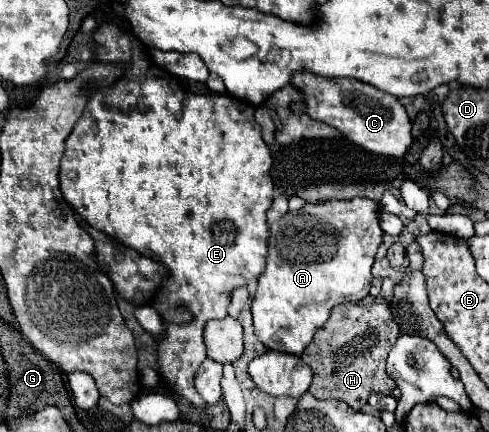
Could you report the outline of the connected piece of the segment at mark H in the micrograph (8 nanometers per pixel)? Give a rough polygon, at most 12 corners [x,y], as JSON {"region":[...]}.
{"region":[[388,300],[338,304],[304,348],[308,392],[362,410],[390,394]]}

